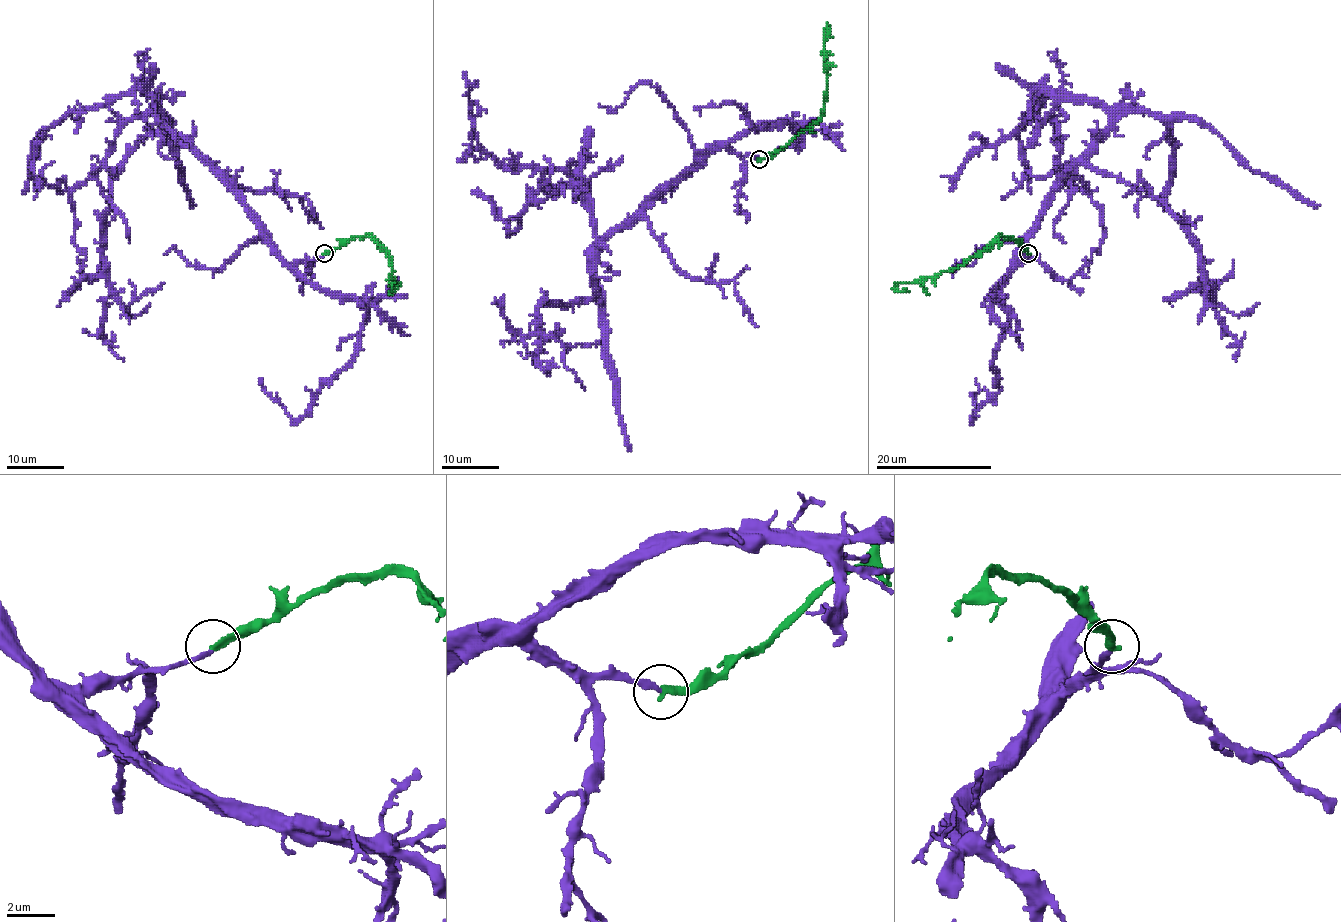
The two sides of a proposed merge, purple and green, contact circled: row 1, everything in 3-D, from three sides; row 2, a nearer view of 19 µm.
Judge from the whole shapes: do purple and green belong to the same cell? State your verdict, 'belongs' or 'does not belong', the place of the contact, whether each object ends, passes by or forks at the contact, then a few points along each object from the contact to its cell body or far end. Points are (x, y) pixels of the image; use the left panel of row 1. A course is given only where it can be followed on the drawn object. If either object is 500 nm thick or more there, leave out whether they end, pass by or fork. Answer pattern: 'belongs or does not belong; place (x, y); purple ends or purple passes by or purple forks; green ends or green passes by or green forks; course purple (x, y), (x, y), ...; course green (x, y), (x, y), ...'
belongs; place (324, 253); purple ends; green ends; course purple (325, 255), (281, 257), (160, 112), (163, 125), (111, 182), (102, 221), (102, 338), (122, 360); course green (325, 253), (351, 240), (371, 236), (390, 256), (393, 291)

